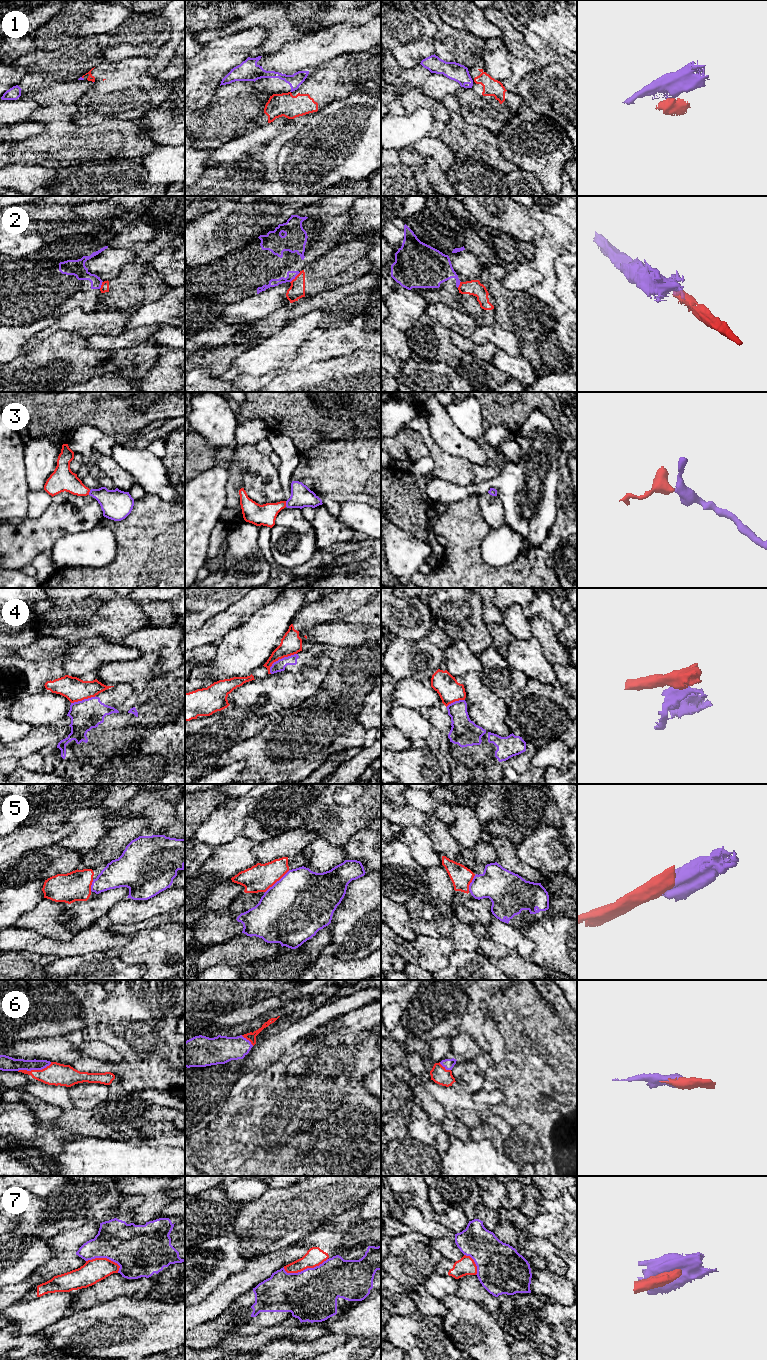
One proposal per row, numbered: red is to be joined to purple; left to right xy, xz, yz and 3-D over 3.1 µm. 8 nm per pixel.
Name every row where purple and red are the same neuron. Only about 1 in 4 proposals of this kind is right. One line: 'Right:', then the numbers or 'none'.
Right: 3, 6

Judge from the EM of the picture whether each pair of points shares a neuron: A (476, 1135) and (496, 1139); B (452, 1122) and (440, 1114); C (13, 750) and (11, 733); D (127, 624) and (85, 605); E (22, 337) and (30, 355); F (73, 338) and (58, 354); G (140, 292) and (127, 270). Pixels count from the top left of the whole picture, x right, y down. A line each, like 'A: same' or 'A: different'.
A: same
B: different
C: different
D: same
E: different
F: same
G: same

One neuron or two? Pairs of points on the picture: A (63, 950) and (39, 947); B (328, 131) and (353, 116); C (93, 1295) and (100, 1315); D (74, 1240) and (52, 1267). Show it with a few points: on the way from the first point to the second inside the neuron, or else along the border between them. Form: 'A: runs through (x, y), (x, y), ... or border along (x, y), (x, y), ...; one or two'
A: runs through (57, 949), (45, 947); one
B: runs through (334, 131), (338, 131), (347, 122); one
C: border along (119, 1296), (76, 1311); two
D: runs through (67, 1247), (64, 1255), (59, 1260); one

